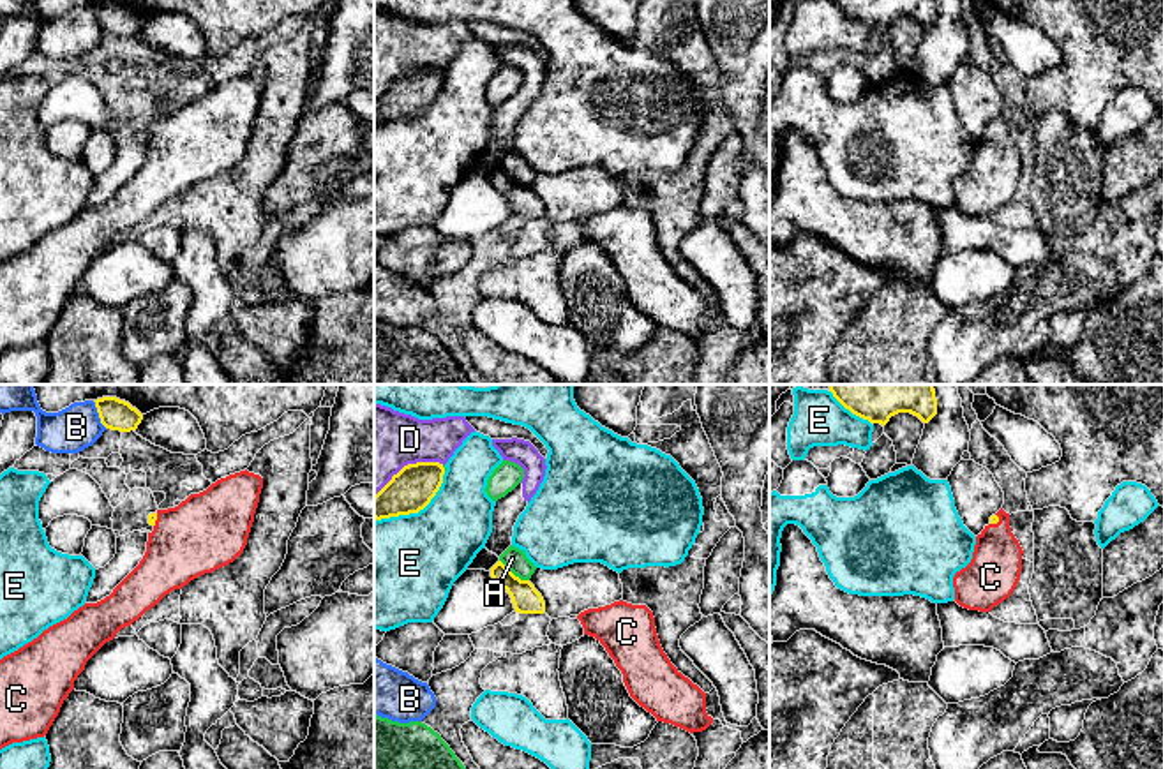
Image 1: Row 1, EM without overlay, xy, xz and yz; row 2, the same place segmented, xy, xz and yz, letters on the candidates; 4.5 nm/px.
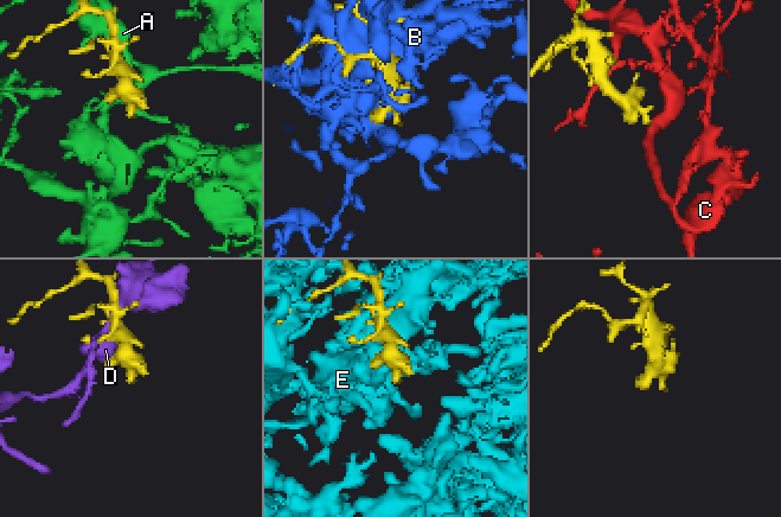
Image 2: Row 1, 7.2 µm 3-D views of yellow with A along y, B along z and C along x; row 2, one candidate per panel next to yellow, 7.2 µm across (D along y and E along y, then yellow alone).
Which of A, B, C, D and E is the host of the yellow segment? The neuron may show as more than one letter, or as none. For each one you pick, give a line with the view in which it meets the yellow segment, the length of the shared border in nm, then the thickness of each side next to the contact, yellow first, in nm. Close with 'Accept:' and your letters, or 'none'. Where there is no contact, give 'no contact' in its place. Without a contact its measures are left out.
C: meets yellow in yz; contact 60 nm long; 50 nm thick on the yellow side, 240 nm on the other
Accept: C

